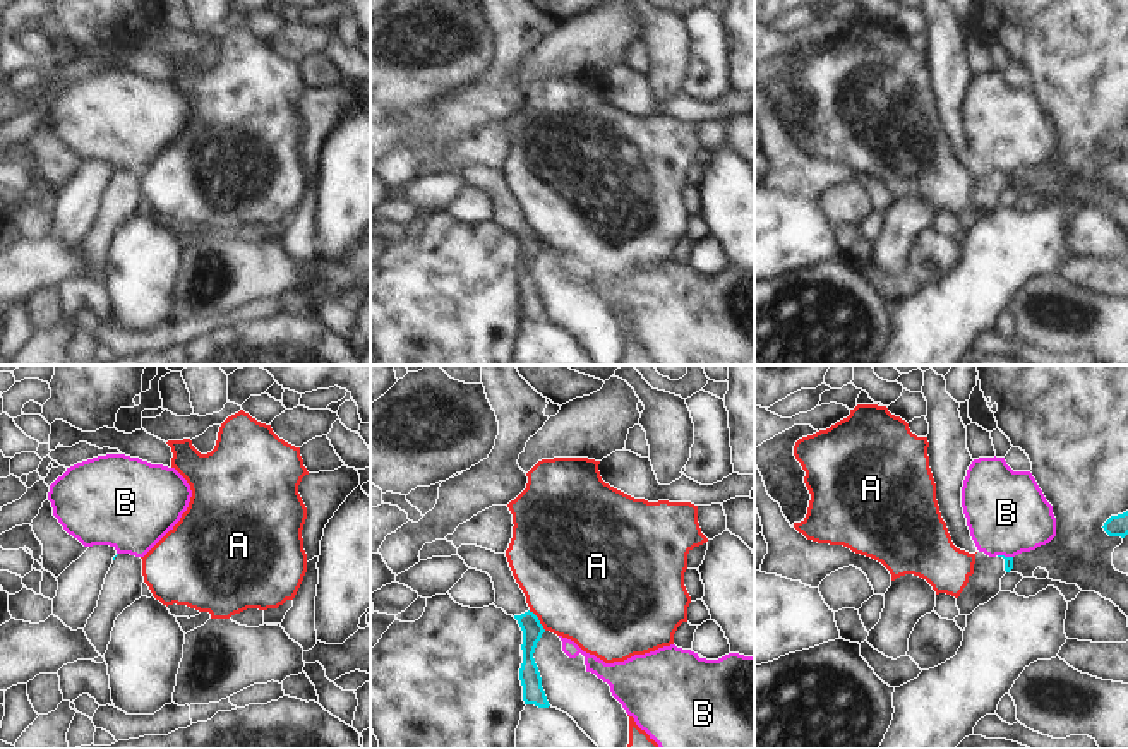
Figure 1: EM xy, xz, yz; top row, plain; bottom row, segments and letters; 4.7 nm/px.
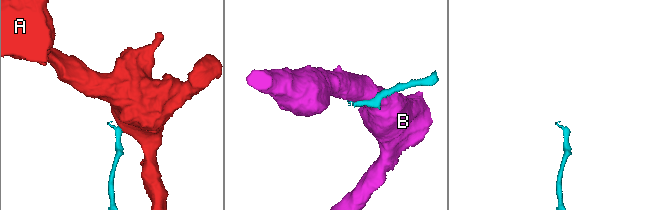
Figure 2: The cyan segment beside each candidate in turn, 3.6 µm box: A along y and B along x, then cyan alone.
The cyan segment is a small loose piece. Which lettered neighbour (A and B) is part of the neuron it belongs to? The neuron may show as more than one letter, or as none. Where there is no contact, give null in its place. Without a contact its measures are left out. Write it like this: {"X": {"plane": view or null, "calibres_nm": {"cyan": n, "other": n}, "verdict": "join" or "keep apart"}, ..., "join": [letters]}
{"A": {"plane": "xz", "calibres_nm": {"cyan": 100, "other": 480}, "verdict": "keep apart"}, "B": {"plane": "yz", "calibres_nm": {"cyan": 50, "other": 380}, "verdict": "keep apart"}, "join": []}

